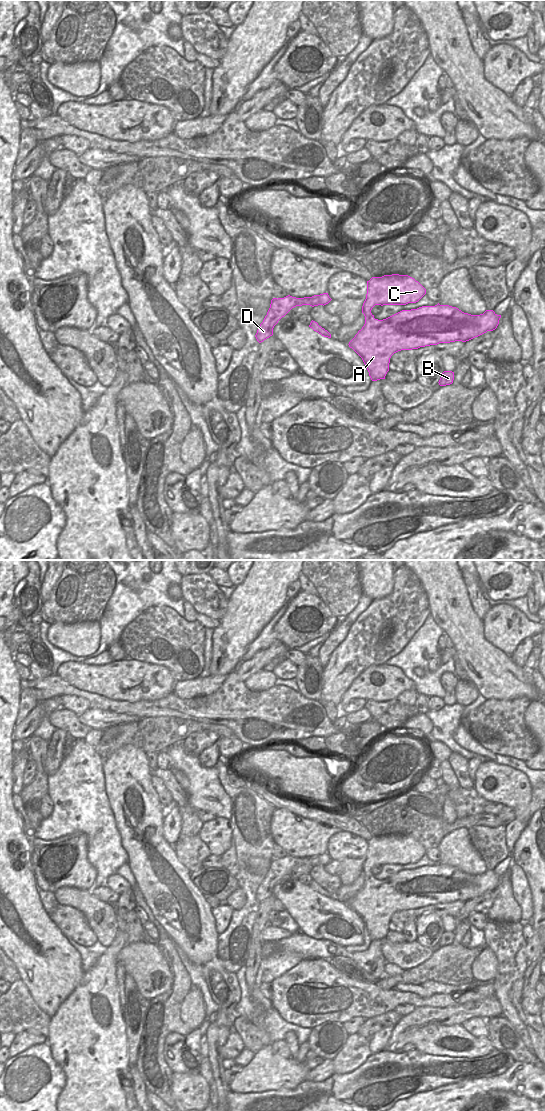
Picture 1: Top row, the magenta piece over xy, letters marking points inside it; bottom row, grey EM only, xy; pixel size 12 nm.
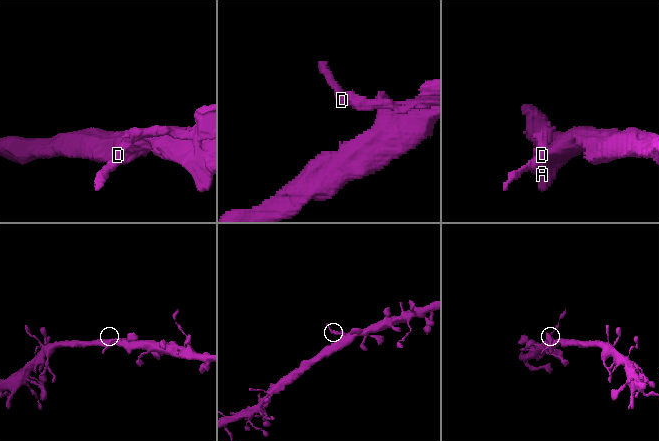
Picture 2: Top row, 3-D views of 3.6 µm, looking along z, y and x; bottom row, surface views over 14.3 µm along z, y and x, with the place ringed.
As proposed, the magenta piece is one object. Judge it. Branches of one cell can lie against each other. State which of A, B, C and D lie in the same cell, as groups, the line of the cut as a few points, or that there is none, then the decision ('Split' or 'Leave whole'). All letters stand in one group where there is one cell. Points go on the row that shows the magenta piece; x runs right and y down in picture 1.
Groups: A B / C D. Split along xy (372, 315), (365, 319). Split.

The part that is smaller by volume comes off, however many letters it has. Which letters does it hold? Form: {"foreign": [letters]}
{"foreign": ["C", "D"]}

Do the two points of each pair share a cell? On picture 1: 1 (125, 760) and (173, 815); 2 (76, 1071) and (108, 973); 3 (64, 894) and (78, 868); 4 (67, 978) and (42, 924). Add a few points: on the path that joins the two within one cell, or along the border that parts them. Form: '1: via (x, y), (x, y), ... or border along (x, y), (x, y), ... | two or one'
1: border along (170, 806), (170, 811), (163, 819), (162, 833) | two
2: via (87, 1046), (87, 996) | one
3: border along (90, 889), (59, 887), (53, 892) | two
4: via (56, 965), (56, 948), (45, 937) | one

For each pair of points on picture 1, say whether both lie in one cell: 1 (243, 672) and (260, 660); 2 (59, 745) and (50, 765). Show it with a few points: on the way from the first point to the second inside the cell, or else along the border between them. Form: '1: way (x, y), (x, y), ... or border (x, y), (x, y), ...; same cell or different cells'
1: way (247, 669), (256, 663); same cell
2: way (57, 750), (53, 760); same cell

